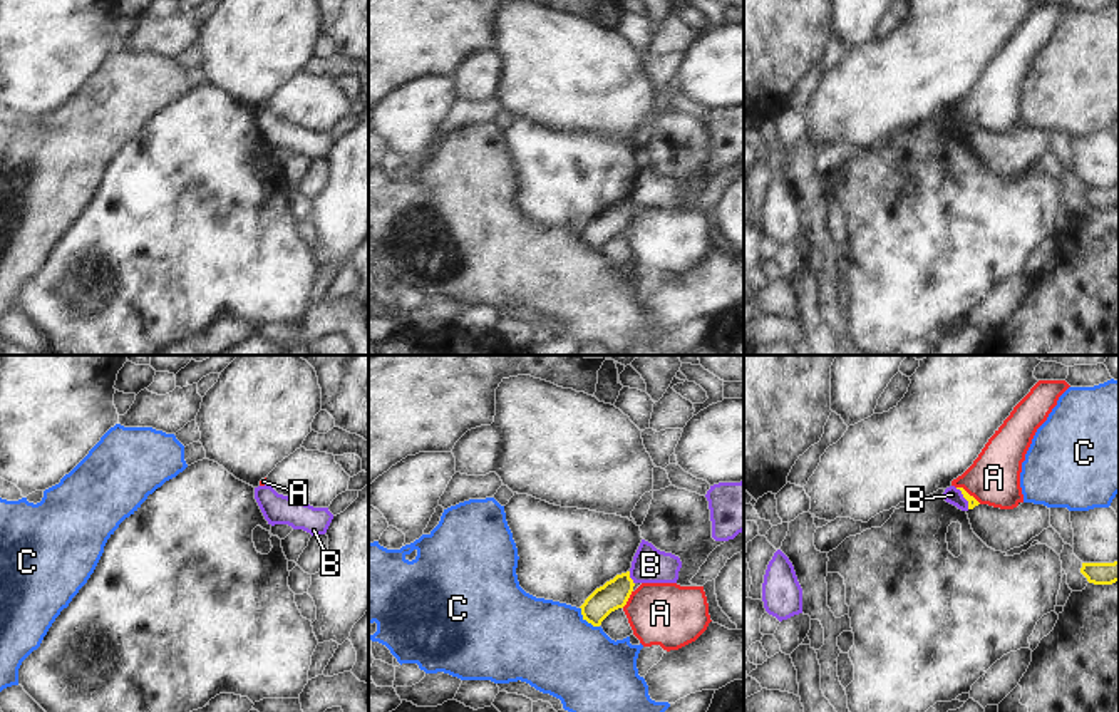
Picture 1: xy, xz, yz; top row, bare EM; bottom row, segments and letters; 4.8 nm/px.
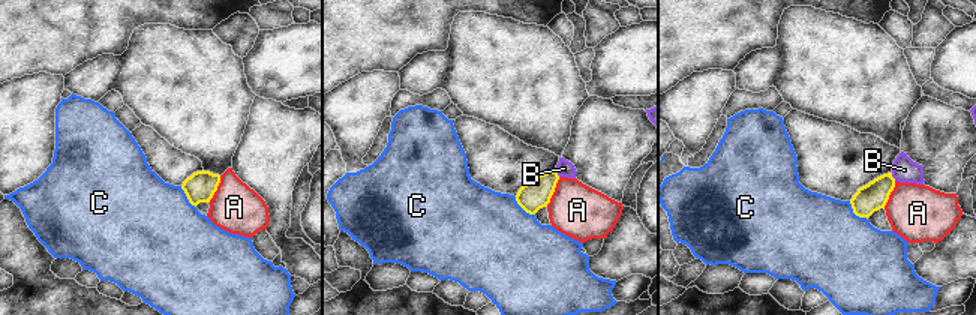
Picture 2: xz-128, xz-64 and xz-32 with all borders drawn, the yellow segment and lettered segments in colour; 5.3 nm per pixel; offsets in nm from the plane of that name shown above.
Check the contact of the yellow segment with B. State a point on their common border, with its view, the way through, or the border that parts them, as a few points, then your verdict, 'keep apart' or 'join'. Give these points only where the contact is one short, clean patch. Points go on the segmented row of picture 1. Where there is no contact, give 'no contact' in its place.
yz (964, 496) | along yz (955, 488), (969, 508) | keep apart

